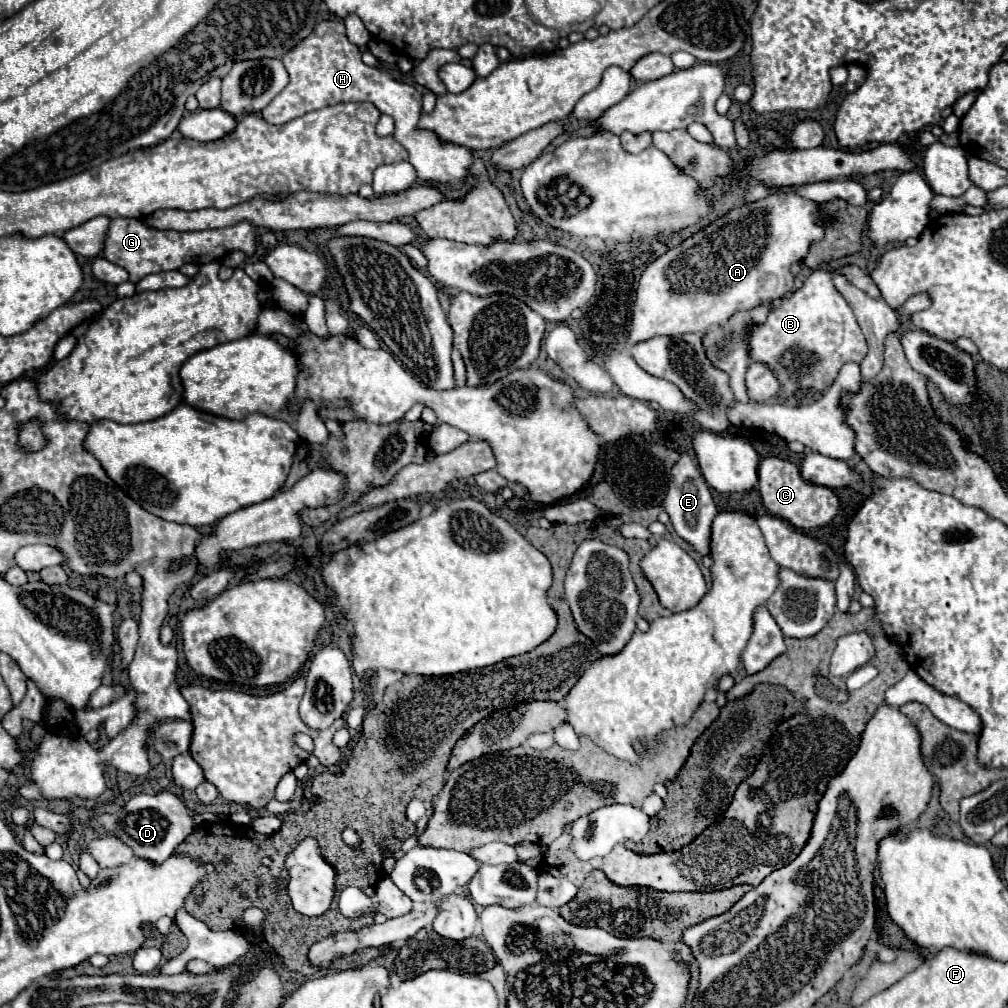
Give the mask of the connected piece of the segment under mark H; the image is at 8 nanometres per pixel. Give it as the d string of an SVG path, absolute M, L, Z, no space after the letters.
M326 20L318 22L314 32L302 40L294 50L290 50L284 58L284 68L290 74L288 86L262 110L262 116L268 124L286 124L306 112L334 106L340 102L372 102L382 114L394 118L396 130L394 138L408 150L410 164L416 168L418 178L430 182L434 186L450 184L458 188L464 180L470 164L472 154L458 144L448 140L440 140L432 130L418 128L422 116L422 94L416 86L392 80L384 70L366 66L360 60L358 46L350 44L344 32L344 24L340 20Z

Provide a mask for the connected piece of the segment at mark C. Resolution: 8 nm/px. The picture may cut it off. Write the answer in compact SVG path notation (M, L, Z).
M768 456L758 466L758 490L764 506L772 516L780 516L788 520L792 526L800 530L820 528L828 524L838 512L838 496L826 486L814 486L802 480L798 464L790 460L782 460L778 456Z

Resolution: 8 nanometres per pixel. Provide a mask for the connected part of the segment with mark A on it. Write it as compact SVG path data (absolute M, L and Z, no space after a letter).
M776 192L732 208L644 268L626 344L654 336L706 332L740 310L752 310L764 300L784 296L794 284L790 266L806 258L810 244L824 238L824 230L820 204L796 192Z

